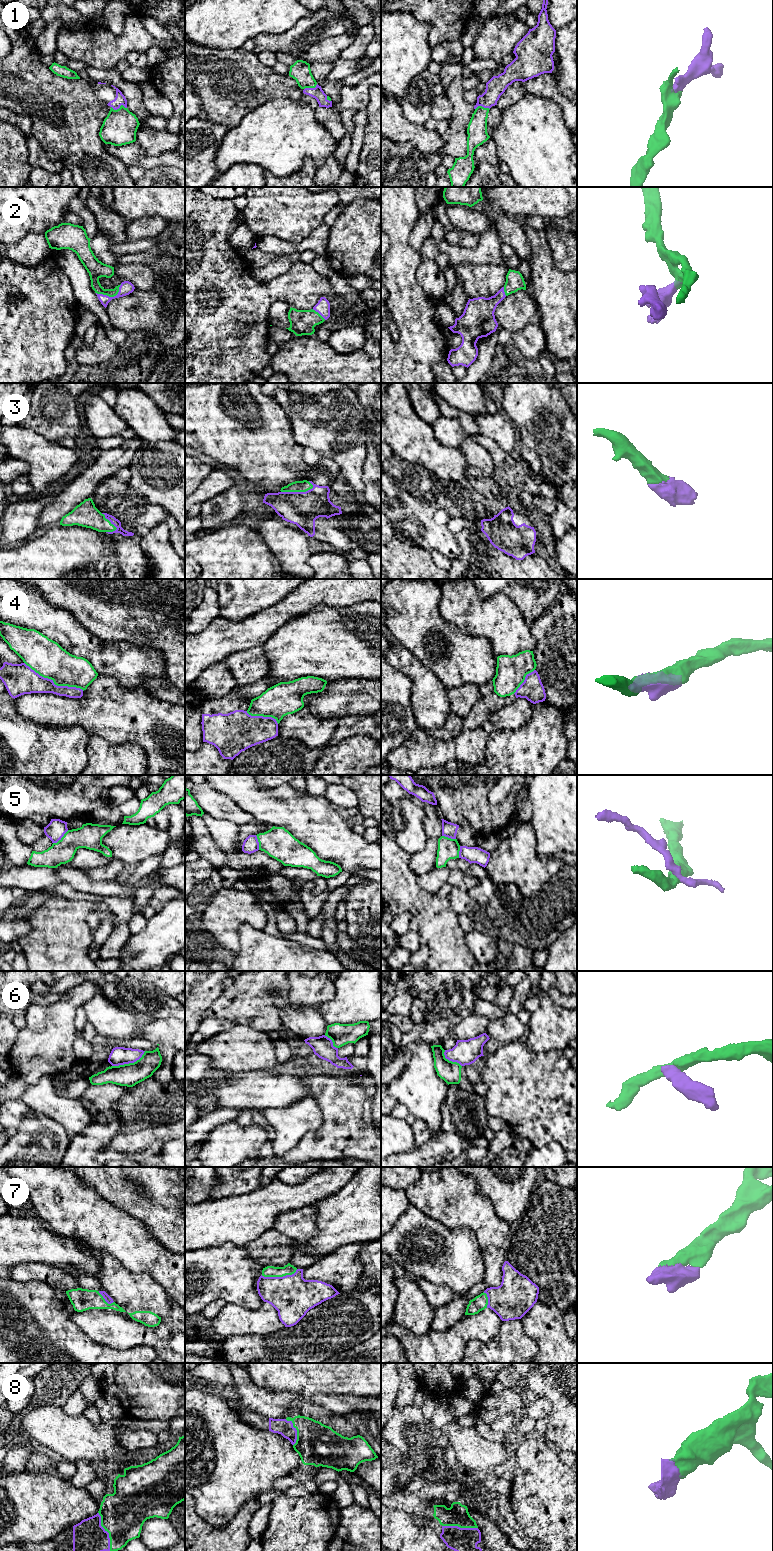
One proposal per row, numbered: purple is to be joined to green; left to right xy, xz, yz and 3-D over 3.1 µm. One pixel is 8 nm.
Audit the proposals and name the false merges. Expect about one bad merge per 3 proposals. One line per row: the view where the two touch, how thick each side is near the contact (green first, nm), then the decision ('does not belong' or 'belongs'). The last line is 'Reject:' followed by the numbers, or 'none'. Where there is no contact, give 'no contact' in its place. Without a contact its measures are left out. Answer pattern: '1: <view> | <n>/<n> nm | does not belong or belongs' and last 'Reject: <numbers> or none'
1: xy | 280/90 nm | belongs
2: xy | 140/110 nm | belongs
3: xz | 100/280 nm | belongs
4: xy | 300/220 nm | does not belong
5: xy | 200/160 nm | does not belong
6: xy | 180/140 nm | does not belong
7: xz | 100/340 nm | belongs
8: xy | 360/260 nm | belongs
Reject: 4, 5, 6

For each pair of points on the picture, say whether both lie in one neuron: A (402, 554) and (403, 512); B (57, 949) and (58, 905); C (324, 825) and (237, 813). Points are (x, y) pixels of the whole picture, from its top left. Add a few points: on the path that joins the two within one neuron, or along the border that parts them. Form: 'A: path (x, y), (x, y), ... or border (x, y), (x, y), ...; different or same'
A: border (395, 535), (403, 542), (415, 544), (424, 549); different
B: path (58, 938), (58, 916); same
C: border (233, 800), (258, 821); different

